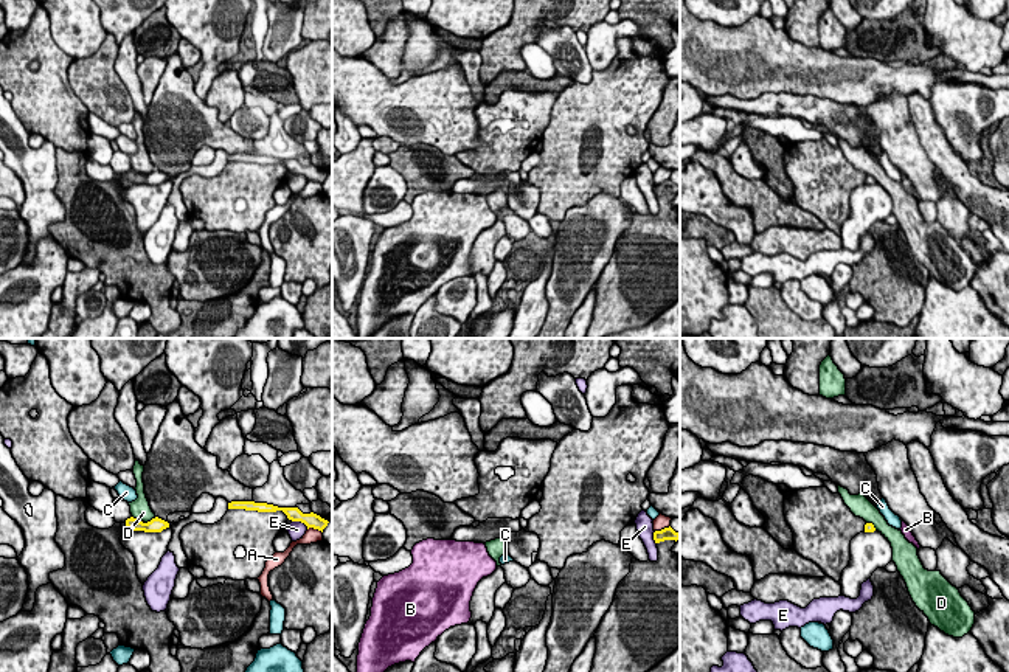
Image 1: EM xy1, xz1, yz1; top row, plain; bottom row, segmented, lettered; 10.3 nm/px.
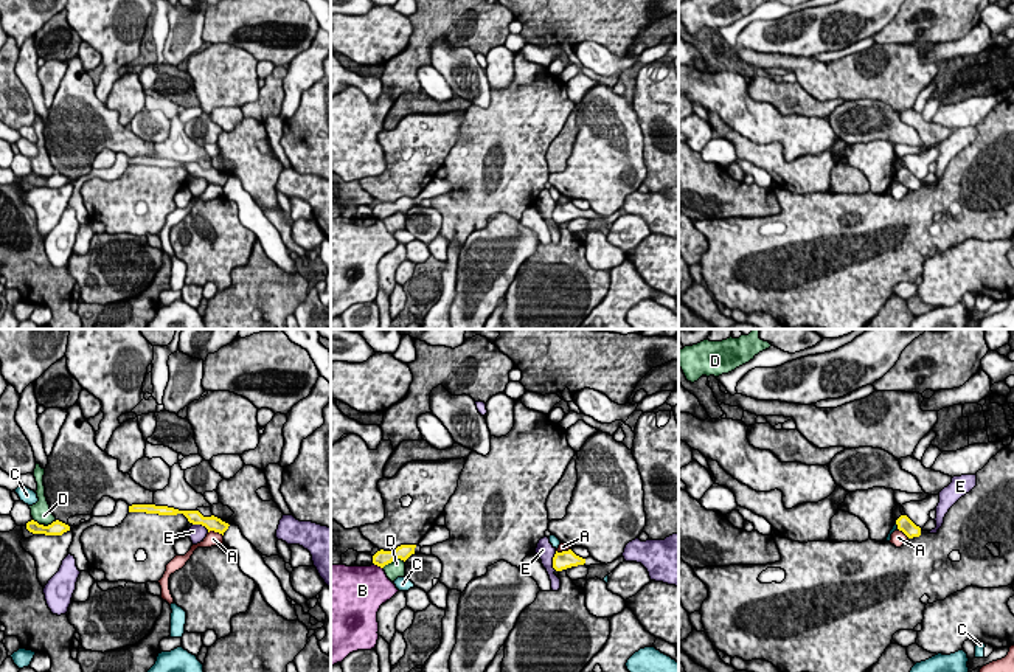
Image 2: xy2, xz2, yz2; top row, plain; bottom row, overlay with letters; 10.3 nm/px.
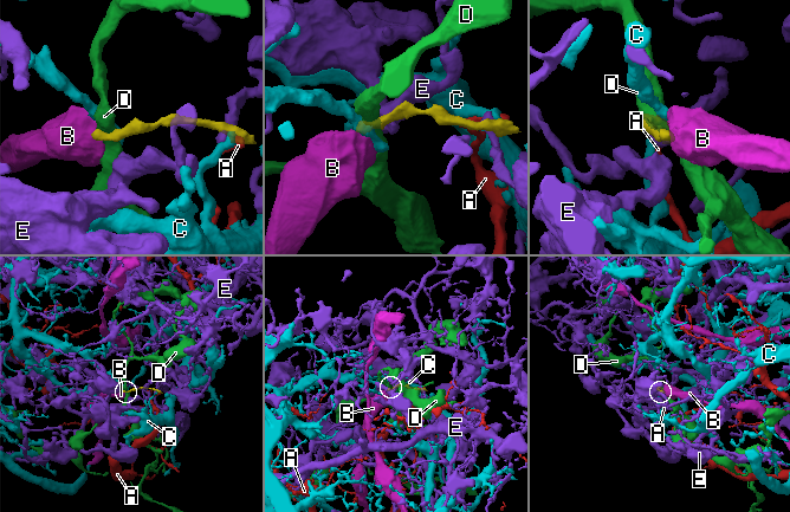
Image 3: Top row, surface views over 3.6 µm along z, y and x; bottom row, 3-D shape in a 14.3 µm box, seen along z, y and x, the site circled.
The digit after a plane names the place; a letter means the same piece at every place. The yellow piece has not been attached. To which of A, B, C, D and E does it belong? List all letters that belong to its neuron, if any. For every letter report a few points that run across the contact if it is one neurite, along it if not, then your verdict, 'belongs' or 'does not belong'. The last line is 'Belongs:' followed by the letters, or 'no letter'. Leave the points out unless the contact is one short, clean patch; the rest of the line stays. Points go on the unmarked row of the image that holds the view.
A: line xy2 (208, 183), (218, 183), (222, 188); does not belong
B: line xz2 (375, 216), (382, 221); does not belong
C: line yz2 (896, 176), (898, 180); does not belong
D: line xz2 (404, 213), (393, 211), (382, 219); does not belong
E: line xz2 (556, 204), (553, 210), (555, 222); does not belong
Belongs: no letter

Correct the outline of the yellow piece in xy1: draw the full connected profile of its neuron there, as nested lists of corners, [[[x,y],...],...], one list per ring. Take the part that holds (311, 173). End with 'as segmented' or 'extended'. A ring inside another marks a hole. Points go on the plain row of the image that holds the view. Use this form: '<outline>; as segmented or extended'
[[[231,154],[228,155],[228,161],[245,161],[245,163],[258,163],[258,165],[276,165],[283,163],[289,172],[292,174],[301,174],[309,180],[318,182],[323,185],[323,182],[328,178],[328,172],[321,171],[320,168],[310,165],[303,166],[298,160],[278,160],[267,155],[255,155],[255,154]]]; as segmented

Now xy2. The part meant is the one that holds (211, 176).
[[[132,157],[129,158],[129,165],[146,165],[146,166],[158,166],[158,168],[177,168],[183,166],[189,175],[193,177],[202,177],[210,183],[219,185],[224,188],[224,185],[228,182],[228,175],[222,174],[221,171],[211,168],[203,169],[199,163],[179,163],[168,158],[155,158],[155,157]]]; as segmented

